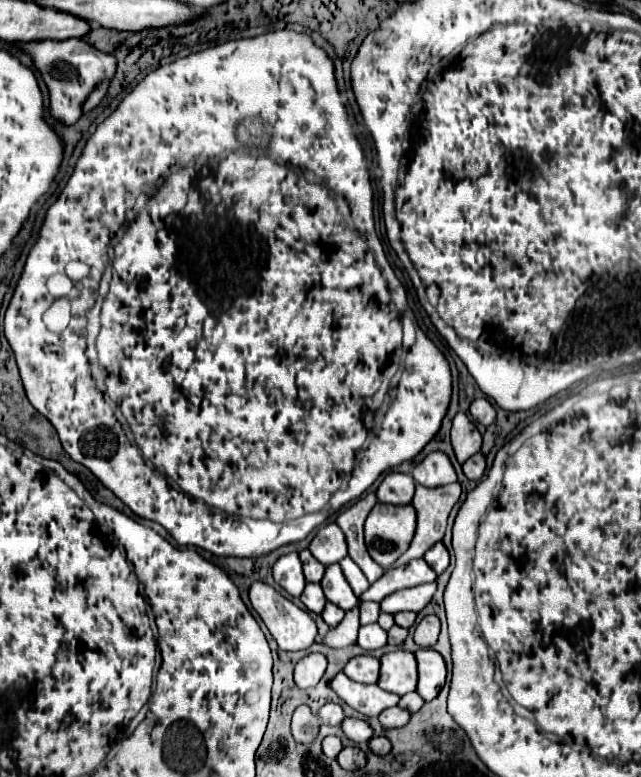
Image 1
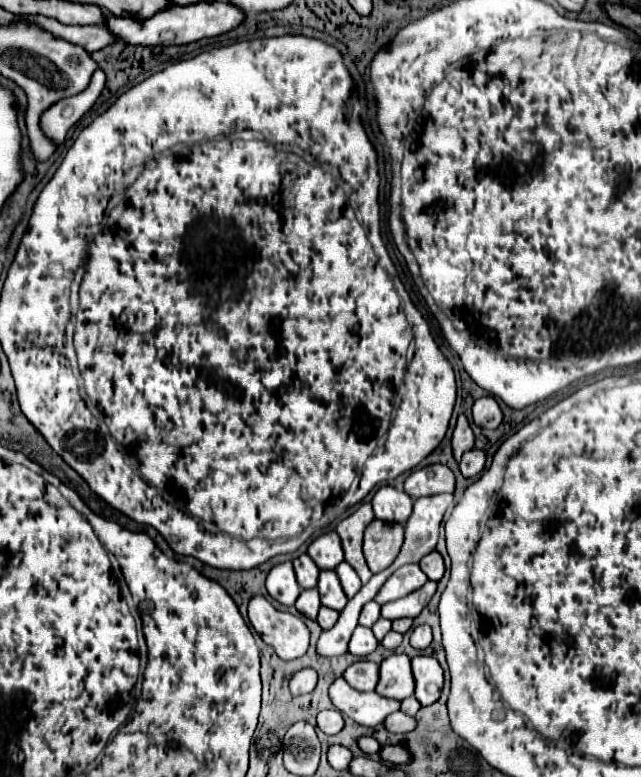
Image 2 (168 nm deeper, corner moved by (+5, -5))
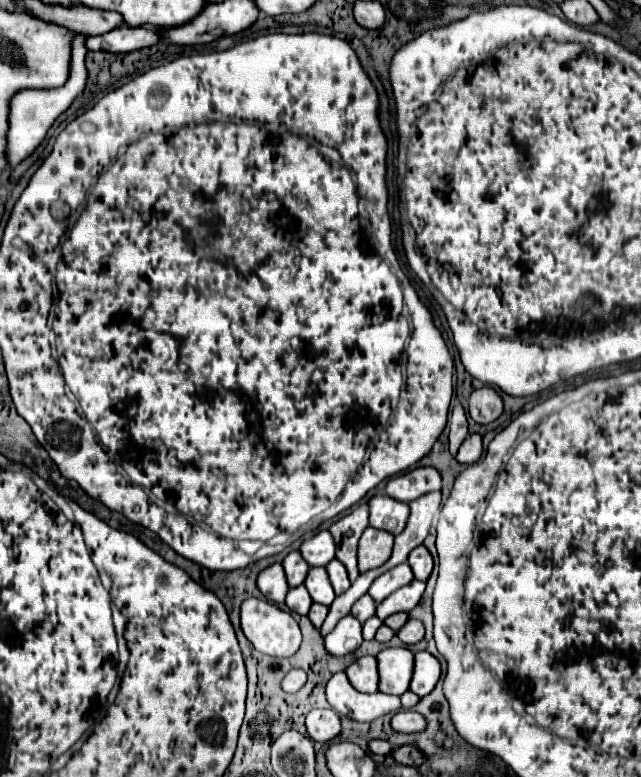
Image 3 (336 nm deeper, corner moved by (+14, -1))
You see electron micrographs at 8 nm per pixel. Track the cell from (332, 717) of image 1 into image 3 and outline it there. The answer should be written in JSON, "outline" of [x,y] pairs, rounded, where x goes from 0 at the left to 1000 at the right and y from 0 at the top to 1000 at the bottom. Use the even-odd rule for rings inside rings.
{"outline":[[[485,914],[479,919],[476,937],[491,955],[513,955],[532,942],[529,919],[523,914]]]}

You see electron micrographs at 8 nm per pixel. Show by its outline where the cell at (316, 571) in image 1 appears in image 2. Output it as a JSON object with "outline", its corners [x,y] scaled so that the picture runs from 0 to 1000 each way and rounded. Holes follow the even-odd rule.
{"outline":[[[471,713],[459,721],[459,736],[462,736],[462,744],[465,744],[465,752],[468,757],[493,757],[496,752],[496,728],[484,721],[480,713]]]}

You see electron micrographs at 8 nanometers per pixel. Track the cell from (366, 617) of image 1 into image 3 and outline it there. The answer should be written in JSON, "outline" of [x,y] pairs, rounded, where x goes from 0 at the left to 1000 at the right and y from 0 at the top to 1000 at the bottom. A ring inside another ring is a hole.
{"outline":[[[576,764],[563,767],[563,770],[551,777],[548,790],[551,790],[563,803],[566,803],[566,801],[576,798],[579,793],[585,793],[585,772],[582,772]]]}

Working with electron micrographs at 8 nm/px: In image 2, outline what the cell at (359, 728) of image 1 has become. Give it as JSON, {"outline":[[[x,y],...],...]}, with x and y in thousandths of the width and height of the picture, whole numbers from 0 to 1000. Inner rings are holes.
{"outline":[[[562,947],[562,950],[559,950],[559,960],[562,960],[562,965],[571,968],[571,970],[587,970],[587,968],[593,965],[590,952],[580,950],[580,947]]]}

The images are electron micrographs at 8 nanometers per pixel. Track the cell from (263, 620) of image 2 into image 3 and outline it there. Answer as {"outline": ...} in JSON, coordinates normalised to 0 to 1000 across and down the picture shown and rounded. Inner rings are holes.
{"outline":[[[388,770],[376,777],[376,808],[401,839],[426,847],[451,847],[466,837],[470,829],[470,811],[460,795],[417,772]]]}

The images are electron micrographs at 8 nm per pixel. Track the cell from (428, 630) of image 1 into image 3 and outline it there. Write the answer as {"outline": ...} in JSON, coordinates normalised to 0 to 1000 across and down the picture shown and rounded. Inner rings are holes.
{"outline":[[[638,798],[638,801],[619,813],[619,819],[626,821],[626,826],[635,829],[635,831],[651,829],[651,826],[660,821],[660,816],[663,816],[663,808],[660,808],[660,801],[657,801],[657,798]]]}

